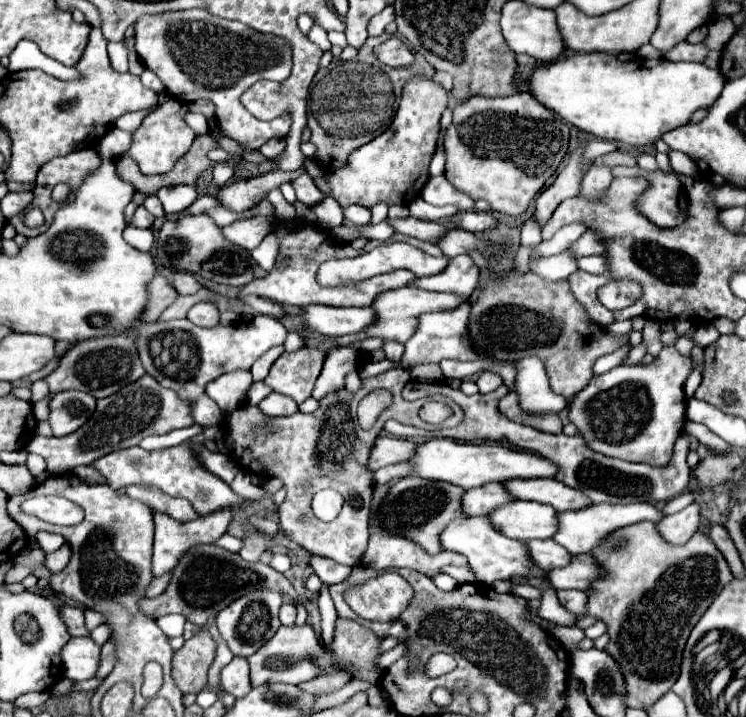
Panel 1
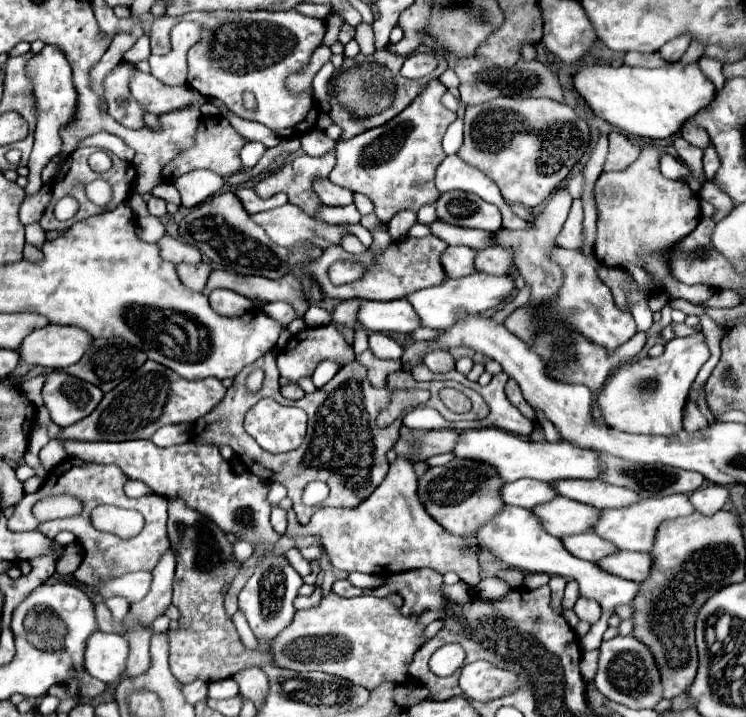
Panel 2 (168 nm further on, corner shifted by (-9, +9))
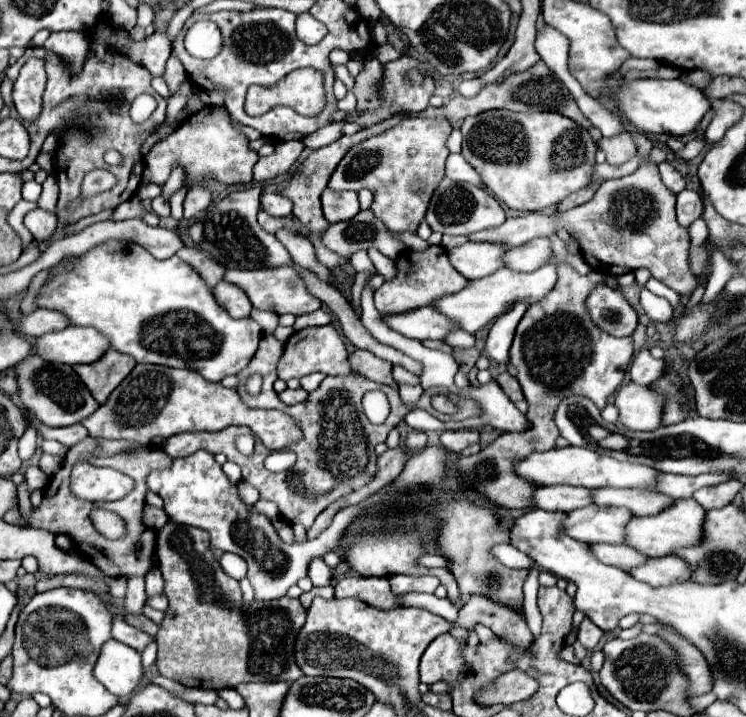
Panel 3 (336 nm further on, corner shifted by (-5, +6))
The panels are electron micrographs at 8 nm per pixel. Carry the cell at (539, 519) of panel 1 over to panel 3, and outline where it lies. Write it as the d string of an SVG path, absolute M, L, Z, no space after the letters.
M586 505L568 511L564 517L564 533L584 543L624 543L624 527L632 519L632 513L622 507L598 507Z

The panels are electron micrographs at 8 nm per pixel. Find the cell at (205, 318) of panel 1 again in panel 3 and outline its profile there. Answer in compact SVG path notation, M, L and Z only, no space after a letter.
M220 281L220 285L216 285L212 289L216 301L228 311L230 317L234 319L242 319L242 317L248 317L250 311L252 311L252 303L250 299L246 297L246 293L236 287L236 285L230 285L226 281Z

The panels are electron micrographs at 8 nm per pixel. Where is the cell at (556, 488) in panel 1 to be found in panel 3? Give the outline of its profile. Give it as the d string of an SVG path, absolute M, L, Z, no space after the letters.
M592 489L596 505L626 507L634 515L654 515L674 503L674 499L646 489Z

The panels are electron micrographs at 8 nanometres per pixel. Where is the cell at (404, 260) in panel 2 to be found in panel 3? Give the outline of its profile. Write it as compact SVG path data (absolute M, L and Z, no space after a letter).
M430 245L424 251L408 251L396 259L396 277L384 281L380 289L374 292L374 303L380 313L404 313L416 307L430 305L436 297L446 293L456 293L466 287L466 279L450 265L444 247Z

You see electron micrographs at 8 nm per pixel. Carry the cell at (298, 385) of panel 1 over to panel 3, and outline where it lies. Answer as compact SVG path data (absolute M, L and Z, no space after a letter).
M324 325L324 327L306 327L302 331L296 331L284 345L284 353L278 361L278 377L288 381L292 377L304 377L308 373L320 371L324 375L348 375L352 373L350 365L348 365L348 351L342 343L342 337L338 335L338 331L332 325Z

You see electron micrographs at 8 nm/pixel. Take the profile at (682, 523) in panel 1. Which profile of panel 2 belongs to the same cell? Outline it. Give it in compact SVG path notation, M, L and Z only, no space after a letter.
M708 484L706 488L700 488L694 494L690 494L690 502L694 504L696 512L708 514L708 516L722 510L728 498L730 498L730 488L720 484Z

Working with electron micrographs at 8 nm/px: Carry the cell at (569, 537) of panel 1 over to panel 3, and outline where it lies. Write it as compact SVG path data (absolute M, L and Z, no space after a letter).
M678 499L672 507L660 511L652 517L632 517L626 525L626 545L638 549L646 557L666 557L676 549L698 545L702 537L704 509L694 499Z

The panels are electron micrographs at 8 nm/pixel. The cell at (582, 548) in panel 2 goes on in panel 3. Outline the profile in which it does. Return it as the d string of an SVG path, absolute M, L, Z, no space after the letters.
M594 543L594 545L588 545L590 547L590 553L606 563L606 565L614 565L614 567L620 567L624 571L630 571L632 567L638 567L642 565L648 557L644 557L642 553L638 553L636 549L628 547L628 545L608 545L608 543Z

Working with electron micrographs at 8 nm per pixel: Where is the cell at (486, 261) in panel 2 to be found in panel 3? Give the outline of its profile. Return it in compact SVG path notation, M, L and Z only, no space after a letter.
M532 239L520 247L510 249L510 253L504 253L504 265L512 271L534 271L548 263L550 255L552 247L548 239Z

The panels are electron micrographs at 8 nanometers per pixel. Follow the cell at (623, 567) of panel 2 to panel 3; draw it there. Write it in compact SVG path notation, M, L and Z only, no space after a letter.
M674 555L648 559L644 565L638 565L636 569L630 569L630 575L634 579L644 581L652 587L684 583L684 581L688 581L690 573L692 573L690 567L680 557L674 557Z

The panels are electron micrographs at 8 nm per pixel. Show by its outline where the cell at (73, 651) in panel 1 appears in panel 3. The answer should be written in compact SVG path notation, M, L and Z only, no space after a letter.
M116 639L102 645L94 677L116 697L130 697L142 679L140 653Z

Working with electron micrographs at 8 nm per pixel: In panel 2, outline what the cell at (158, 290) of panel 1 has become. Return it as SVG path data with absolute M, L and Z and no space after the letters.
M206 262L180 264L178 266L178 274L180 274L180 280L184 282L184 286L188 286L190 290L196 290L196 292L204 290L210 272L212 272L212 266Z

